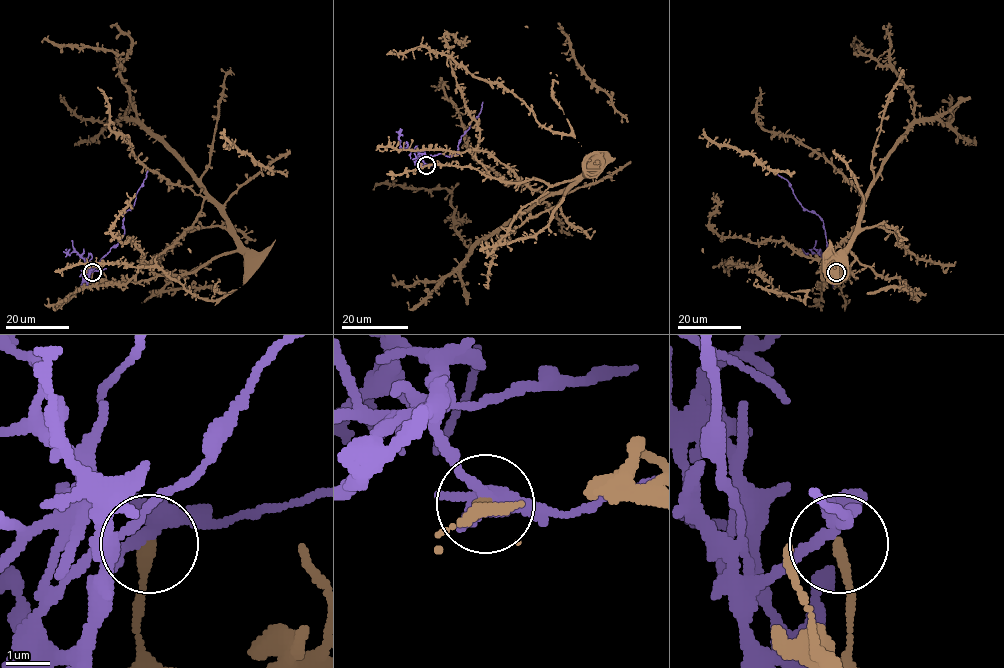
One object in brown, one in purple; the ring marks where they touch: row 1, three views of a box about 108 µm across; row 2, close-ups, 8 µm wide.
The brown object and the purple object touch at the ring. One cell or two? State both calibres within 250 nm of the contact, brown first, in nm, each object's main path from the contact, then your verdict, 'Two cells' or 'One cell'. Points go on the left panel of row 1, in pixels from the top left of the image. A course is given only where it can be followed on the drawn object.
Thickness 260 nm (brown) against 320 nm. Course of brown: (92, 272), (96, 282), (137, 282), (196, 272), (212, 260), (237, 252), (246, 252), (257, 264), (255, 268). Course of purple: (92, 272), (123, 235), (123, 214), (134, 205), (147, 170). Two cells

